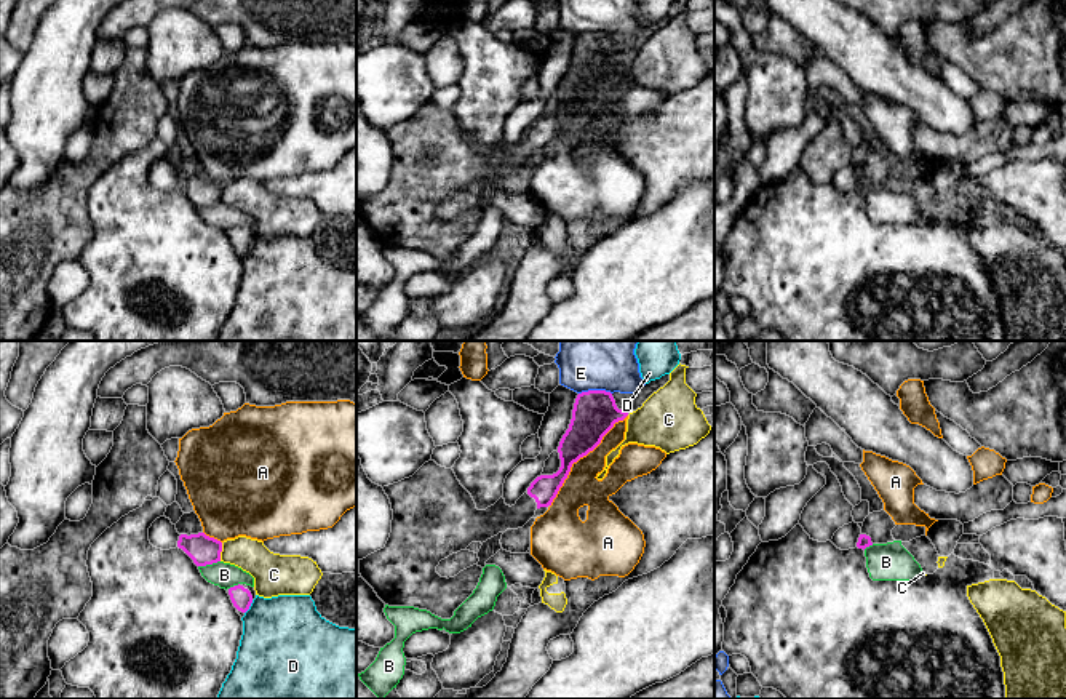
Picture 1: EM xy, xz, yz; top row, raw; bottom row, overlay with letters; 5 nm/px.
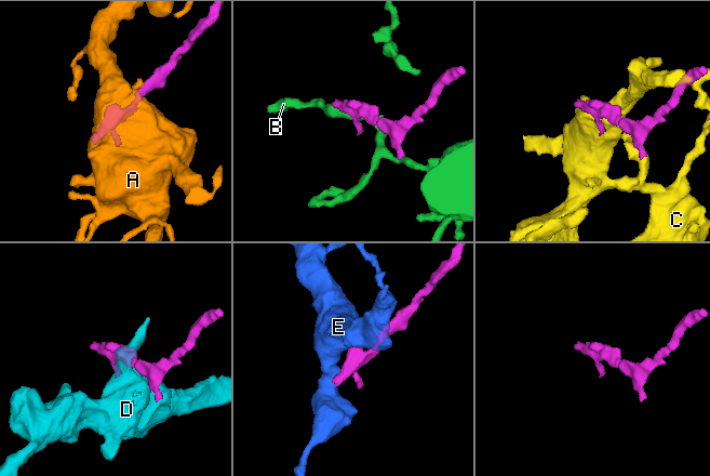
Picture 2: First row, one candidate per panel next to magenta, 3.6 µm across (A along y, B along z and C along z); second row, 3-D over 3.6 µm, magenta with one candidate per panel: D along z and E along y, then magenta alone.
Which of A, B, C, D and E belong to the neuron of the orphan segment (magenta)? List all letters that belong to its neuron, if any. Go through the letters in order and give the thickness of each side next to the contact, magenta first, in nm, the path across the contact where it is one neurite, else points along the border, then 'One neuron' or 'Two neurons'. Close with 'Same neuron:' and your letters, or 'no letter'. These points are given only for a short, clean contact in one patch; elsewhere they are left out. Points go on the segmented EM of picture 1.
A: Thickness 220 nm (magenta) against 180 nm. Two neurons
B: Thickness 150 nm (magenta) against 130 nm. Two neurons
C: Thickness 150 nm (magenta) against 170 nm. Two neurons
D: Thickness 110 nm (magenta) against 440 nm. Two neurons
E: Thickness 220 nm (magenta) against 380 nm. Boundary: xz (611, 392), (582, 391), (579, 394). Two neurons
Same neuron: no letter

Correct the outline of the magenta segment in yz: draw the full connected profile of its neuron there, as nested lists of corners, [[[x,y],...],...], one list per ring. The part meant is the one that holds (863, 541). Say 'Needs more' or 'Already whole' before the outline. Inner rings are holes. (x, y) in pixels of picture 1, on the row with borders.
Needs more. [[[885,510],[869,513],[863,521],[857,547],[865,550],[873,544],[893,542],[892,529],[895,526],[895,521]]]

